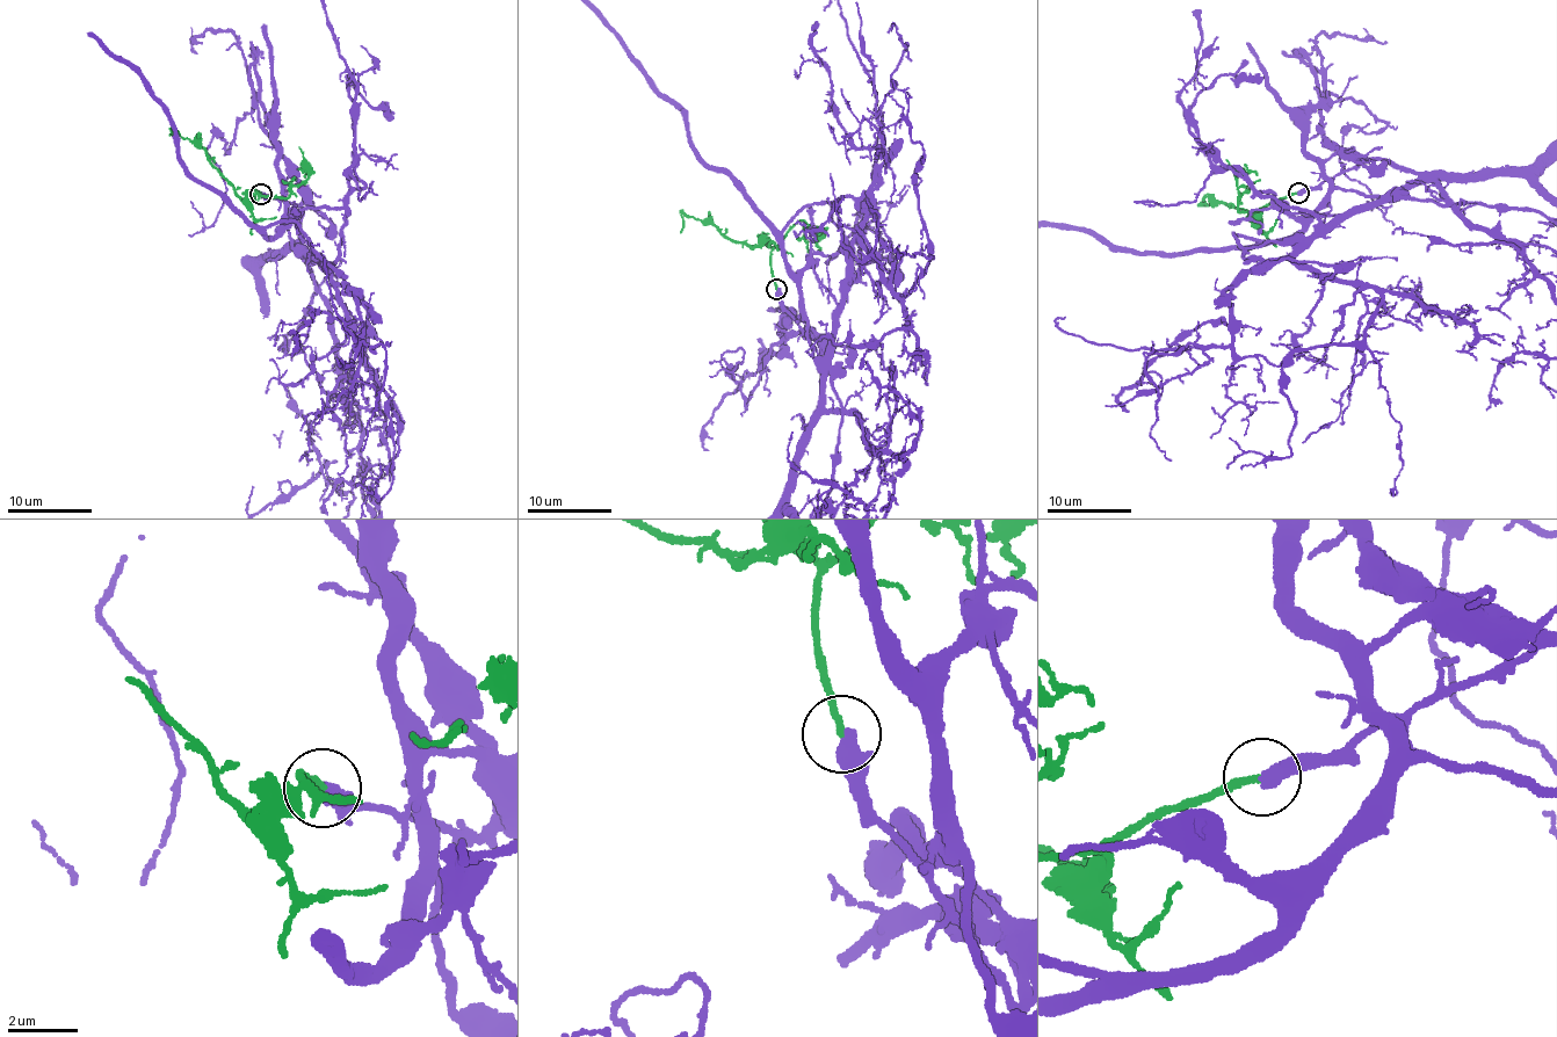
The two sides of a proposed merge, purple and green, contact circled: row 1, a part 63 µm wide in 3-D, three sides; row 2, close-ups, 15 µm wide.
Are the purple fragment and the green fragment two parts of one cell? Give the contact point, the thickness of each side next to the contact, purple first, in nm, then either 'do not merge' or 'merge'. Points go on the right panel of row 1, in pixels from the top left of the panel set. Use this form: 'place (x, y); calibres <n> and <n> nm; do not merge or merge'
place (1298, 193); calibres 500 and 200 nm; do not merge

